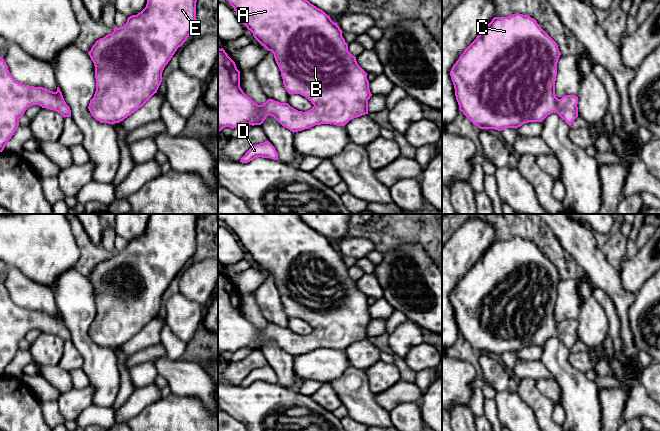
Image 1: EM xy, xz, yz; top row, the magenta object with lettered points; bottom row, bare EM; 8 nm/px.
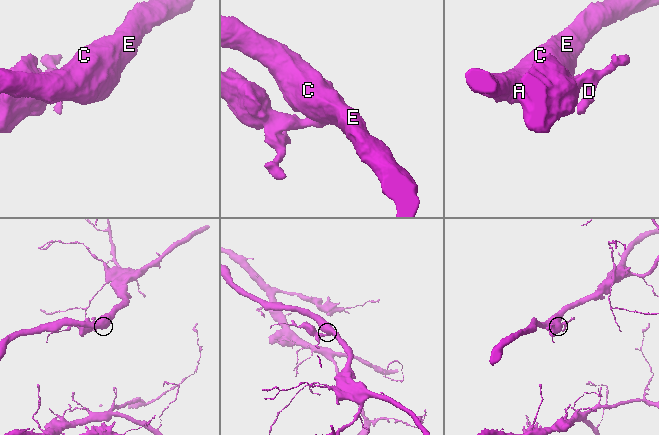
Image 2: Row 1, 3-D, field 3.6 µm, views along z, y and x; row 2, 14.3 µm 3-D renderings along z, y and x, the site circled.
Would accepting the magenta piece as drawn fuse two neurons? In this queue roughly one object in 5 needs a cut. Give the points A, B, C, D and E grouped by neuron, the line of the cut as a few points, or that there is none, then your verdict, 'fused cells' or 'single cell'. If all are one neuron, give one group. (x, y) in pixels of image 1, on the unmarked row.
A B C D E | no cut | single cell

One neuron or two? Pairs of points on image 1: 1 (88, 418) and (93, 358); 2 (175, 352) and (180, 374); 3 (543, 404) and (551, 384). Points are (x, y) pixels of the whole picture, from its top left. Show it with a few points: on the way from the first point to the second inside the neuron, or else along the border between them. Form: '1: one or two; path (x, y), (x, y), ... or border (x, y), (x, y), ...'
1: two; border (92, 403), (98, 406), (111, 407)
2: two; border (165, 356), (180, 361)
3: two; border (535, 380), (536, 387), (554, 404)

